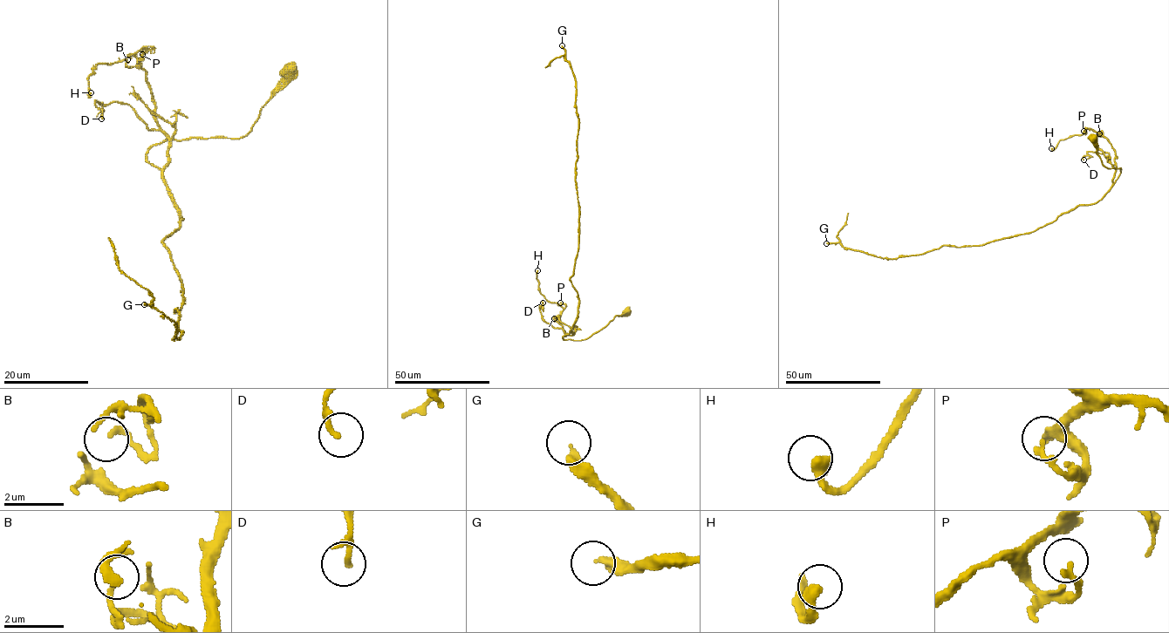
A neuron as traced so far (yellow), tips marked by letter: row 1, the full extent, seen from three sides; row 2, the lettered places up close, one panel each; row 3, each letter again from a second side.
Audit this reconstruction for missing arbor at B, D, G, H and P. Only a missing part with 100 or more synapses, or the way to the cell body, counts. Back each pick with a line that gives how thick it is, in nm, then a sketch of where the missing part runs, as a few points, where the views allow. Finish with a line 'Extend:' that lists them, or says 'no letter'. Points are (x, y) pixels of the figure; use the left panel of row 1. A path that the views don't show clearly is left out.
G: 340 nm thick
Extend: G

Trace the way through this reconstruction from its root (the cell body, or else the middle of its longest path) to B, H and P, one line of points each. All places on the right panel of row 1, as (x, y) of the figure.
B: (1092, 139), (1102, 163), (1107, 168), (1122, 169), (1114, 182), (1115, 150), (1102, 131), (1099, 133)
H: (1092, 139), (1102, 163), (1122, 169), (1114, 182), (1115, 150), (1098, 133), (1087, 128), (1051, 148)
P: (1092, 139), (1102, 163), (1107, 168), (1122, 169), (1114, 182), (1117, 165), (1111, 144), (1090, 129), (1083, 131)

